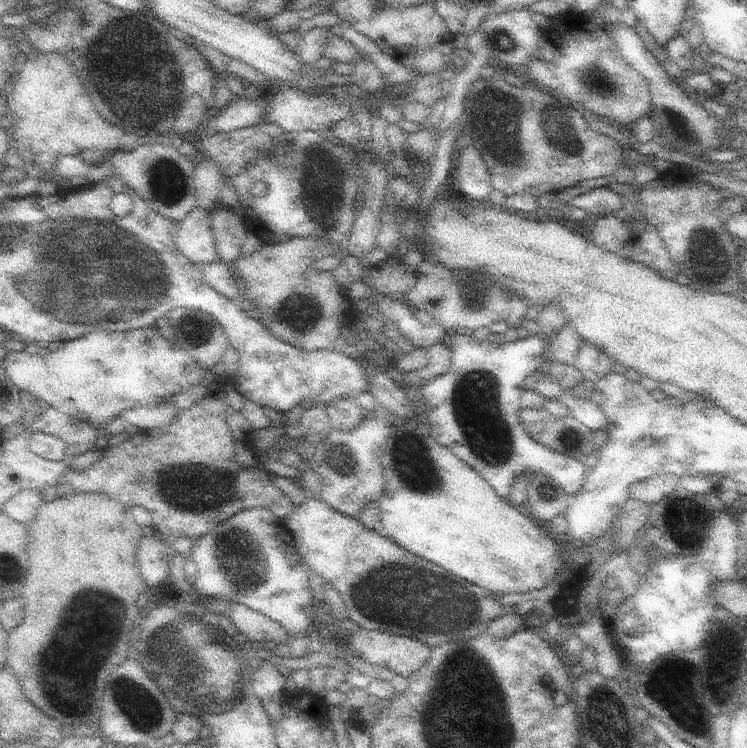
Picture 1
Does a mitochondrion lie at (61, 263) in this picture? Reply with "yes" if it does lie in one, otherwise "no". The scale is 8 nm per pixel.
yes

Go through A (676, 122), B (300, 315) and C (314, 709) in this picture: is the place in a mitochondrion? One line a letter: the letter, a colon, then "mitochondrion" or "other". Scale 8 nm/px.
A: other
B: mitochondrion
C: other

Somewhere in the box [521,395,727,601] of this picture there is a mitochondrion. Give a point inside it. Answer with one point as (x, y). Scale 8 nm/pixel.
(685, 519)

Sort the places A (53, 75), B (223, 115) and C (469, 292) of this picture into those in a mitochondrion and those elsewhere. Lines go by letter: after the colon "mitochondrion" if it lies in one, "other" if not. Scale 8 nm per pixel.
A: other
B: other
C: mitochondrion

